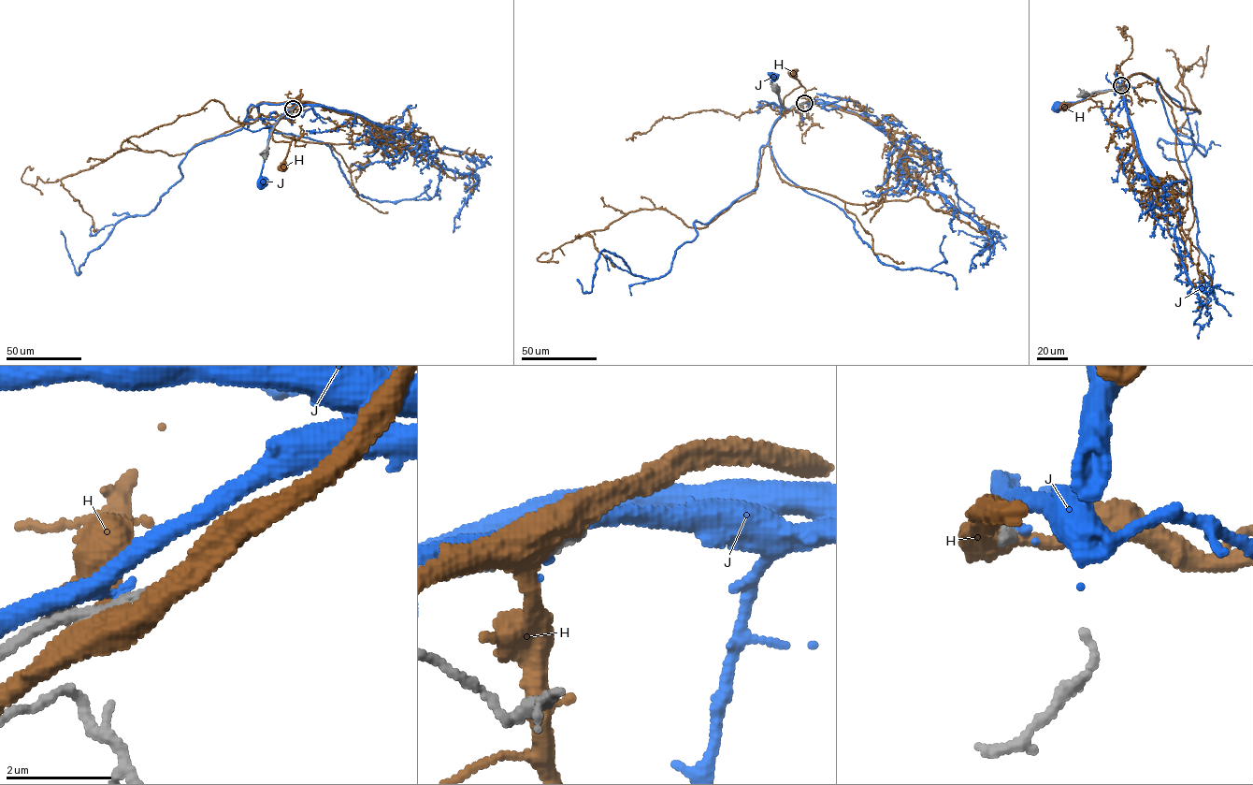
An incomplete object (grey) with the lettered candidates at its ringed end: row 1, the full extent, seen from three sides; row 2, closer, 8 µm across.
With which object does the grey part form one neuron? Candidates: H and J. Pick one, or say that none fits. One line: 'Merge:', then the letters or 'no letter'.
Merge: no letter

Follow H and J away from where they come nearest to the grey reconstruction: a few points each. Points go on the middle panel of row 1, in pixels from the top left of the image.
H: (802, 104), (790, 109), (784, 106), (784, 98), (800, 85), (793, 73)
J: (802, 104), (789, 109), (781, 106), (773, 87), (771, 78), (774, 76)

